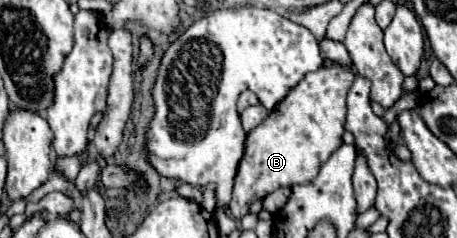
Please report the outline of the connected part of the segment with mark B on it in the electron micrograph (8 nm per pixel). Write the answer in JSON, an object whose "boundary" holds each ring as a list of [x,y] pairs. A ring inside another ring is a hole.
{"boundary":[[[338,62],[306,74],[268,118],[248,134],[246,152],[236,174],[234,196],[228,206],[236,220],[248,214],[252,198],[266,198],[278,188],[306,184],[318,176],[320,166],[342,146],[350,82],[354,82],[352,68]]]}

